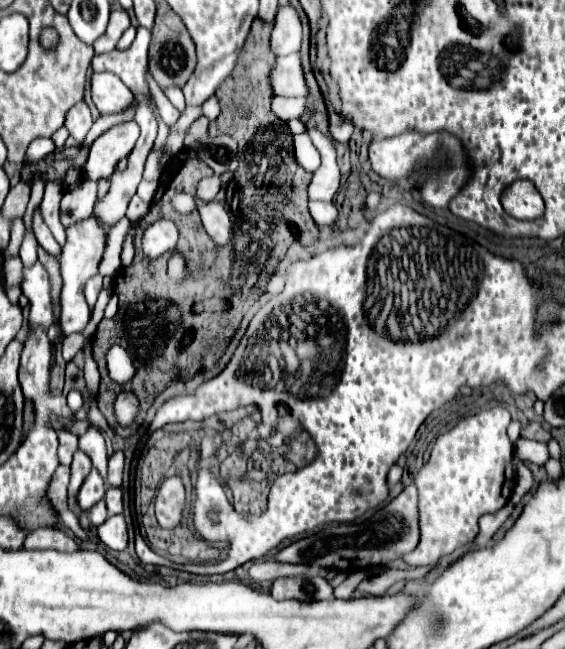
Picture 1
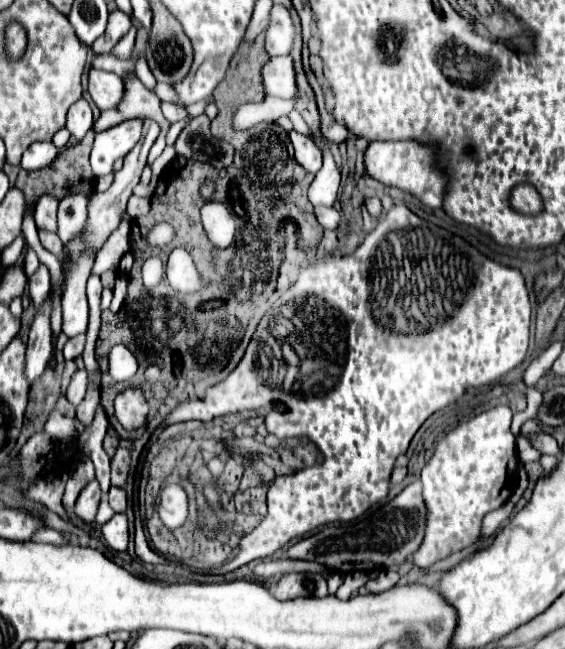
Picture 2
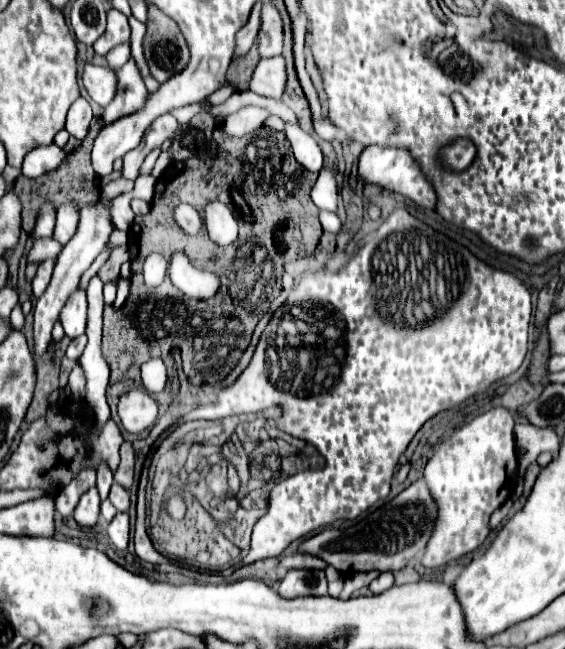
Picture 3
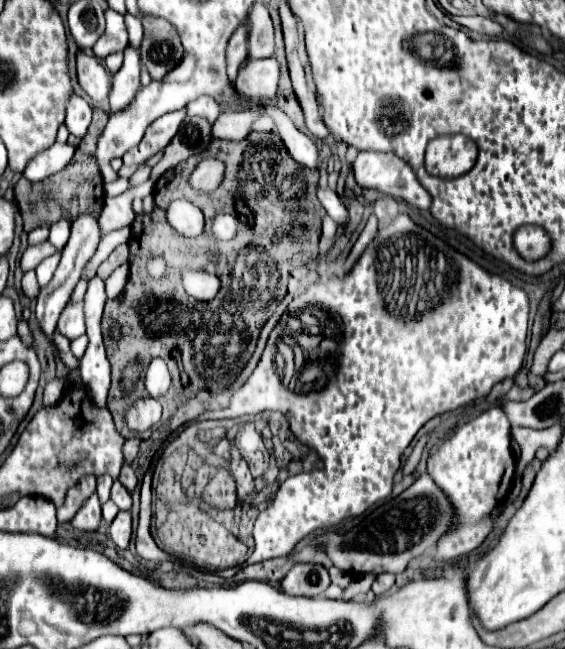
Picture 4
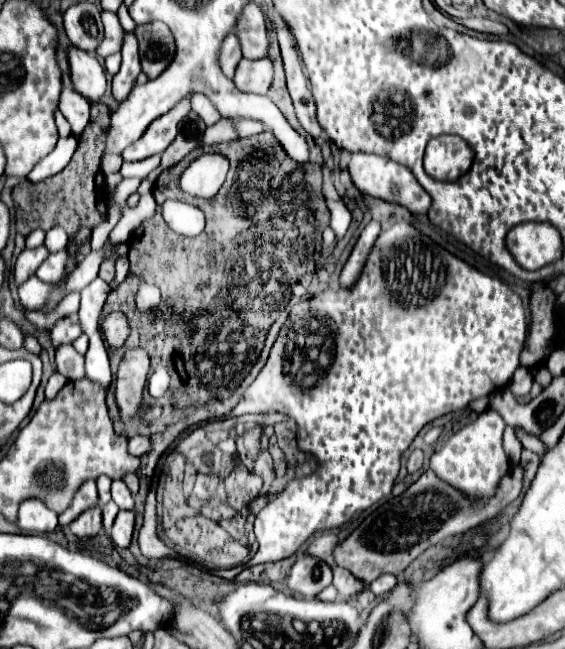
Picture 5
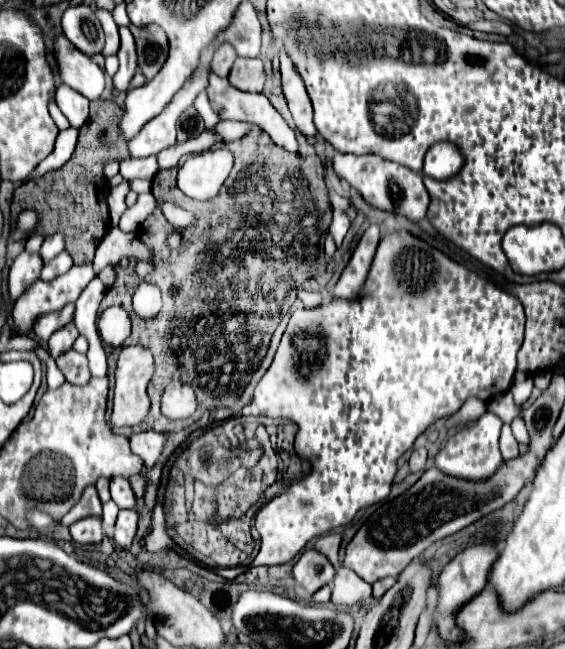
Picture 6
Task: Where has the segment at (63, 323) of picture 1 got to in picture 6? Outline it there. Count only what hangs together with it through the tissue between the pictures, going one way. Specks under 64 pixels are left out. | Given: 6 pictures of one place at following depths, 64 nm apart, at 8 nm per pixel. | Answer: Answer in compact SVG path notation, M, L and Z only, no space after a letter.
M68 324L68 326L60 328L60 330L56 330L52 334L52 338L48 340L48 352L50 352L50 356L56 360L64 352L68 352L72 348L72 344L74 344L76 338L78 338L78 330L74 328L74 324Z

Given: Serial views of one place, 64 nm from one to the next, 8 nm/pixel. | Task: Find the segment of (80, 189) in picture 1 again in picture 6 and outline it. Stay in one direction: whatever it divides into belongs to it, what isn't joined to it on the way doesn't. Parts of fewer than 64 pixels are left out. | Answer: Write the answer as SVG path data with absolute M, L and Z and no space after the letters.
M56 232L56 234L52 234L52 236L48 236L48 238L44 240L44 244L42 244L42 248L40 248L40 258L42 258L44 264L46 264L48 260L56 258L62 250L64 250L64 236L62 236L60 232Z

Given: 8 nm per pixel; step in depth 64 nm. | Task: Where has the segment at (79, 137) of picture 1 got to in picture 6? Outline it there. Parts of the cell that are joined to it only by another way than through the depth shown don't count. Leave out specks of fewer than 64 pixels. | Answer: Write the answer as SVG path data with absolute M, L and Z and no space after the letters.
M66 84L56 88L56 104L74 128L80 128L88 120L88 100L86 100L86 96L68 88Z

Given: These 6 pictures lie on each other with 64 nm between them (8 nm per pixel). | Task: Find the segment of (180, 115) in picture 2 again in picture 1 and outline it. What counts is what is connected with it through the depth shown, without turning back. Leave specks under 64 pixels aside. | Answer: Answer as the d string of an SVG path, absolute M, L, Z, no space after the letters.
M148 74L148 88L152 90L152 96L158 104L158 110L160 110L160 116L164 123L168 126L172 126L177 122L181 113L171 104L169 99L162 94L160 86L156 84L156 80L152 80L152 76Z

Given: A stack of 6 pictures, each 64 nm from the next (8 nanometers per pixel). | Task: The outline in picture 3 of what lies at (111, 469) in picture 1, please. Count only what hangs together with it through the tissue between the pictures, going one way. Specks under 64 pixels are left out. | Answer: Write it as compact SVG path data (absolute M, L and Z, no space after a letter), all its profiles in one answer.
M124 442L120 448L120 468L114 474L114 480L118 484L122 484L126 490L130 490L132 482L134 482L134 448L132 442Z

